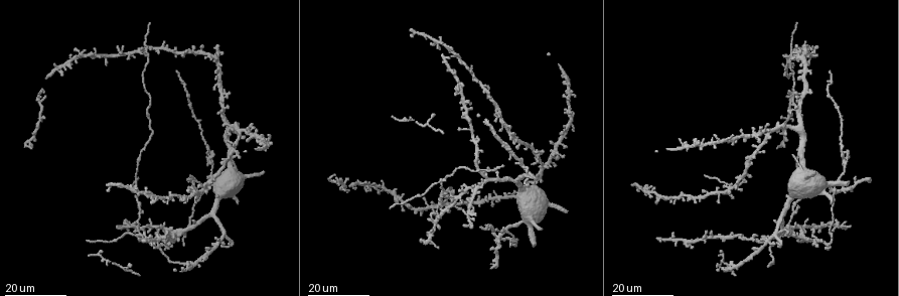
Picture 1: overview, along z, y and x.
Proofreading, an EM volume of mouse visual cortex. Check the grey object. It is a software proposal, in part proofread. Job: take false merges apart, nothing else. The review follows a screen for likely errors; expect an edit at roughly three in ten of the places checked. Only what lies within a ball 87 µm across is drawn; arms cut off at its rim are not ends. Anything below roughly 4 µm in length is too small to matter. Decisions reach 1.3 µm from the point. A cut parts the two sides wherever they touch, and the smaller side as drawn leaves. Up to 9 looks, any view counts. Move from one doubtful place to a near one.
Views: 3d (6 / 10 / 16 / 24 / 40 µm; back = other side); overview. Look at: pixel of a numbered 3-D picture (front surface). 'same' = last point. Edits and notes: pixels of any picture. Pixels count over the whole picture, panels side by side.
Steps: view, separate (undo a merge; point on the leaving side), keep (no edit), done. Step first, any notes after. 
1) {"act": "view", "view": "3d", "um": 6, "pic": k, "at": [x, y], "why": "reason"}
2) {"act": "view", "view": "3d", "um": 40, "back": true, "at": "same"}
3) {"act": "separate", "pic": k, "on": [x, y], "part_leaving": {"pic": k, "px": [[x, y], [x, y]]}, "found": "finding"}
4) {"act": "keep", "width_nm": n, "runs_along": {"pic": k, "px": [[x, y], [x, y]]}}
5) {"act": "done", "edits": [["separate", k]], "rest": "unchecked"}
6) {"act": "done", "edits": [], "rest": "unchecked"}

{"act": "view", "view": "3d", "um": 16, "pic": 1, "at": [135, 181], "why": "side arm on a straight run"}

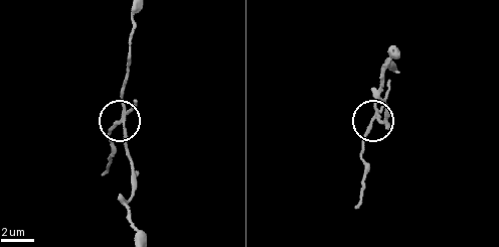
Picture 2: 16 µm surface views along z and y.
{"act": "view", "view": "3d", "um": 6, "pic": 2, "at": [373, 119], "why": "closer look"}

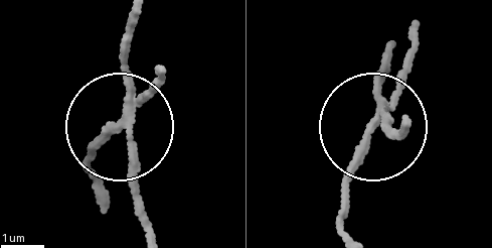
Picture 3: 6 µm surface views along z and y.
{"act": "separate", "pic": 3, "on": [97, 137], "width_nm": 180, "part_leaving": {"pic": 3, "px": [[123, 111], [94, 140], [87, 172]]}, "found": "two cells meet here"}

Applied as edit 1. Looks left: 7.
{"act": "view", "view": "overview"}

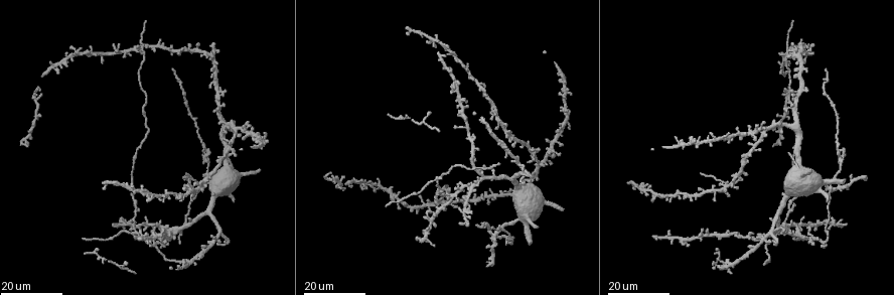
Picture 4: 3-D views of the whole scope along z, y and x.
{"act": "view", "view": "3d", "um": 16, "pic": 4, "at": [209, 162], "why": "three arms meet"}

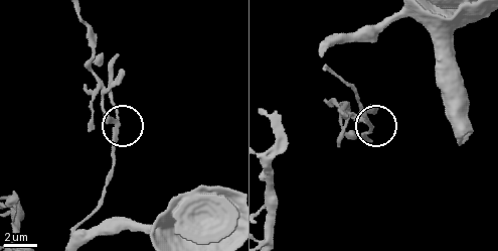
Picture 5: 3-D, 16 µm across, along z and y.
{"act": "view", "view": "3d", "um": 6, "pic": 5, "at": [117, 122]}

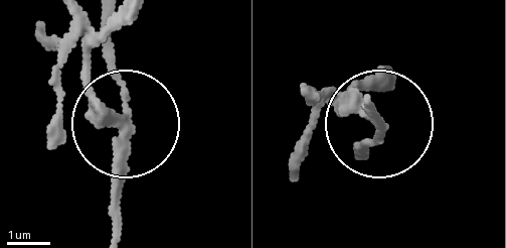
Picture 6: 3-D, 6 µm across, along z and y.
{"act": "view", "view": "3d", "um": 6, "back": true, "pic": 6, "at": [121, 122], "why": "from behind"}

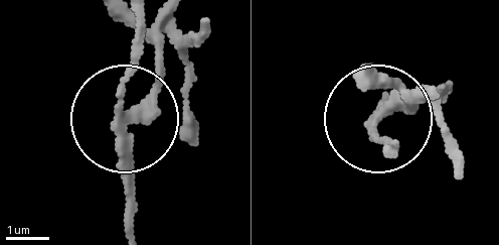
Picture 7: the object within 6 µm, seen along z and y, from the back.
{"act": "separate", "pic": 7, "on": [159, 57], "arms": 3, "part_leaving": {"pic": 7, "px": [[133, 111], [161, 60], [161, 17]]}, "found": "two cells meet here"}

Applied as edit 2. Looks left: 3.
{"act": "view", "view": "3d", "um": 16, "pic": 4, "at": [830, 187]}

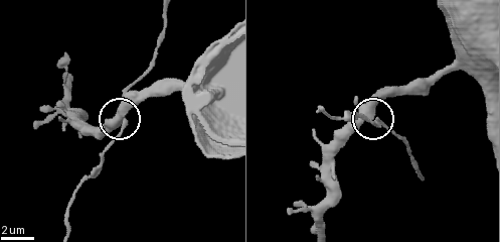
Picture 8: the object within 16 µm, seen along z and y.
{"act": "view", "view": "3d", "um": 10, "pic": 8, "at": [378, 124]}

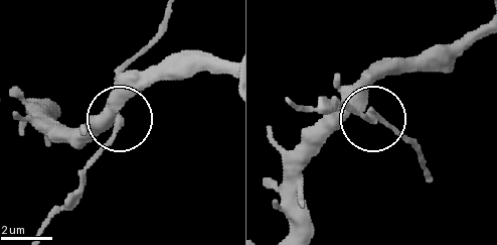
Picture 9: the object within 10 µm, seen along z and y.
{"act": "view", "view": "3d", "um": 6, "pic": 9, "at": [370, 118]}

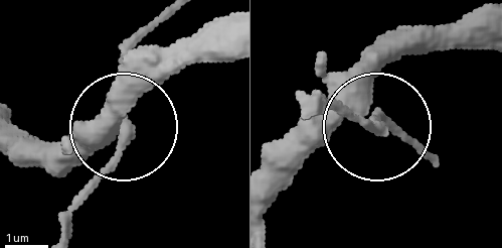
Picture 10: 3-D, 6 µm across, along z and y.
{"act": "keep", "width_nm": 240, "found": "one cell here"}

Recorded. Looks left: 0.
{"act": "done", "edits": [["separate", 3], ["separate", 7]], "rest": "unchecked"}

